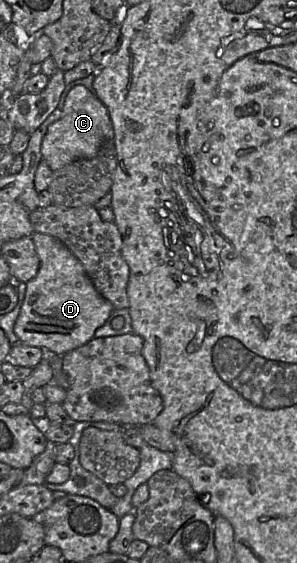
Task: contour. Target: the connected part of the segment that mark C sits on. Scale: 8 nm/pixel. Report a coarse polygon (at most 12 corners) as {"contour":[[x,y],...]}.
{"contour":[[83,85],[42,140],[52,171],[114,141],[107,107]]}

